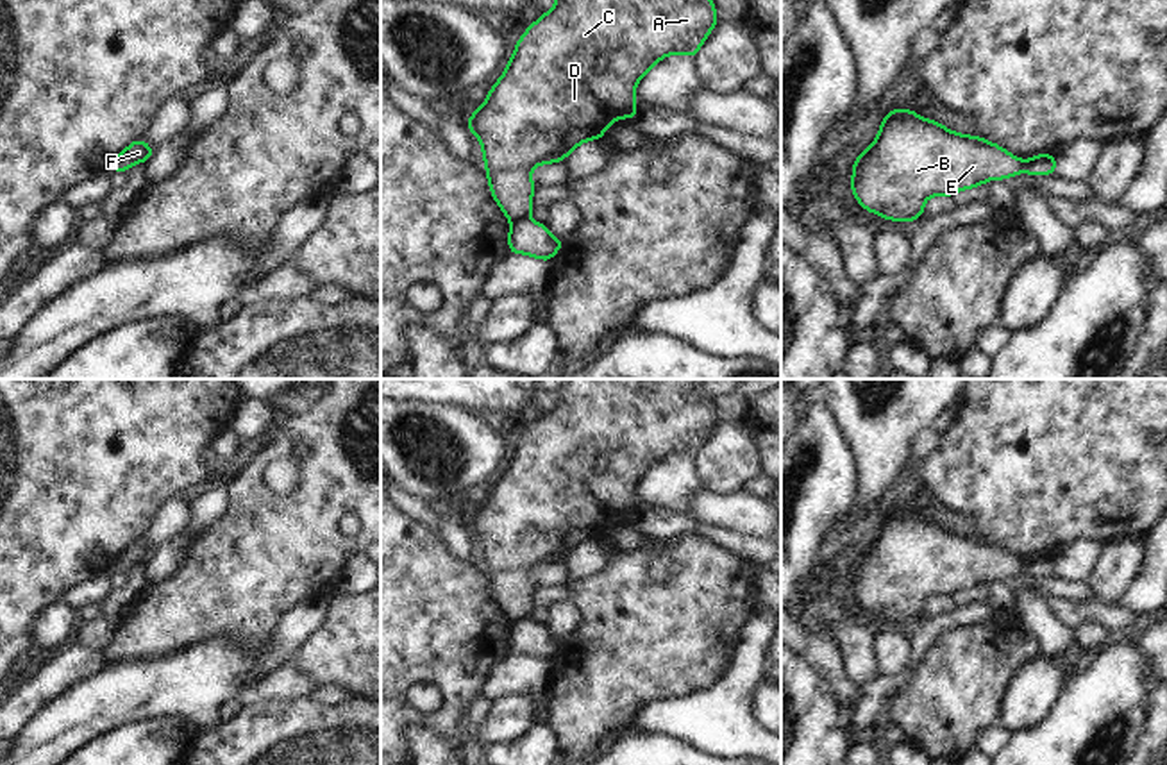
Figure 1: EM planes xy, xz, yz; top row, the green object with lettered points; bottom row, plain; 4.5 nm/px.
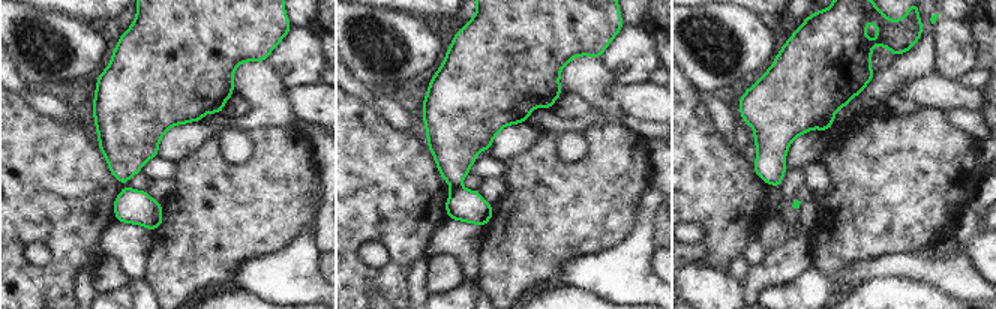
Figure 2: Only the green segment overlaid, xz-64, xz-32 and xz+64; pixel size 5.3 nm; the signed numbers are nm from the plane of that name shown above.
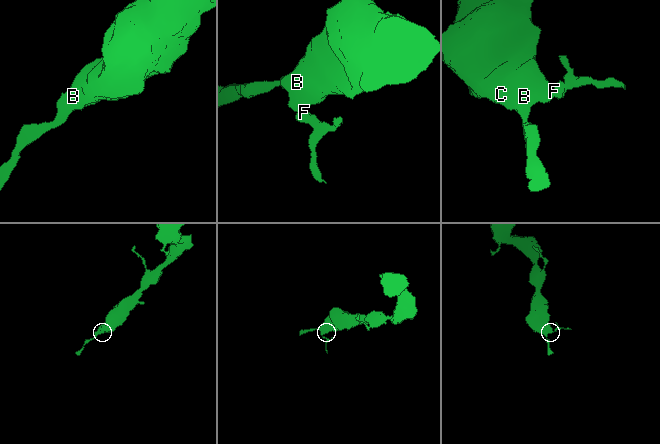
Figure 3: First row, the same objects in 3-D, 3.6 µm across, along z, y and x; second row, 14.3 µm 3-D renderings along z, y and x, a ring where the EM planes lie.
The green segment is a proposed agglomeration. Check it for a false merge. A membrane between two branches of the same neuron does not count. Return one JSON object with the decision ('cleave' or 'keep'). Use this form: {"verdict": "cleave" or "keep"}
{"verdict": "cleave"}

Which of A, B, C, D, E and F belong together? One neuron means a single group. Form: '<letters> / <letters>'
A B C D E / F

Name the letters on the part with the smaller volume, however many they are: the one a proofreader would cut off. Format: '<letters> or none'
F

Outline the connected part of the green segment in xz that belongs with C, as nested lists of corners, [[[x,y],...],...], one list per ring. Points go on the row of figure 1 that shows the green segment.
[[[556,0],[518,39],[502,77],[484,104],[468,116],[468,130],[483,145],[483,159],[493,200],[509,222],[527,218],[538,189],[531,173],[536,164],[559,163],[581,143],[602,139],[617,118],[634,118],[636,82],[670,54],[695,59],[704,39],[718,23],[713,0]]]

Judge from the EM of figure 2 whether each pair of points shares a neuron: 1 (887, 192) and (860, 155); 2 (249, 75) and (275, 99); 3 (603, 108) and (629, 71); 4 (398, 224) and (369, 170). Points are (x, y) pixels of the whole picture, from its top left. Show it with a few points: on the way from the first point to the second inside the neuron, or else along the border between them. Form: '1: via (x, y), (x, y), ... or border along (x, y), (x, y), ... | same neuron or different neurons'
1: via (887, 183), (869, 164) | same neuron
2: via (255, 81), (269, 95) | same neuron
3: border along (599, 59), (615, 83) | different neurons
4: via (398, 210), (398, 200), (381, 183) | same neuron

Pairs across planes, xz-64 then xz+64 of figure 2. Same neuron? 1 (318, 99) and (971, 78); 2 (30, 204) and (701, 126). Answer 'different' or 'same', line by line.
1: different
2: same

